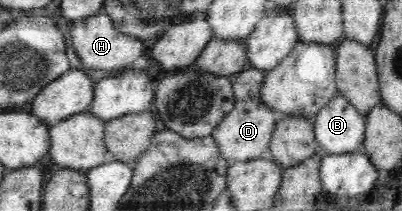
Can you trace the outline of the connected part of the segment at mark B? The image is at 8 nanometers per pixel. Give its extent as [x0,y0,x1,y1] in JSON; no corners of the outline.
[315,92,366,154]

